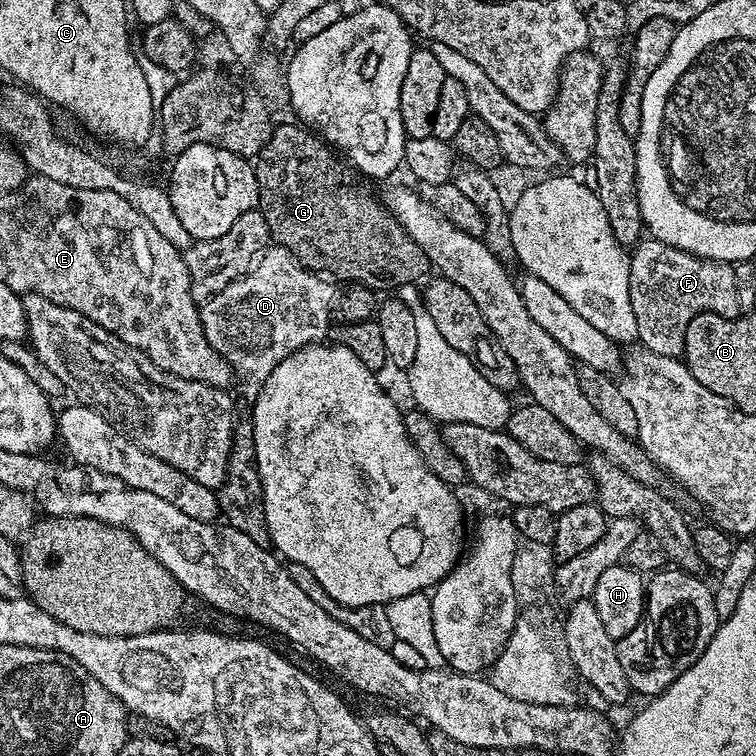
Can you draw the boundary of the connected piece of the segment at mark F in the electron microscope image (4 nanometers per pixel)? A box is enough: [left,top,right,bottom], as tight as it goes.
[630,238,741,357]

